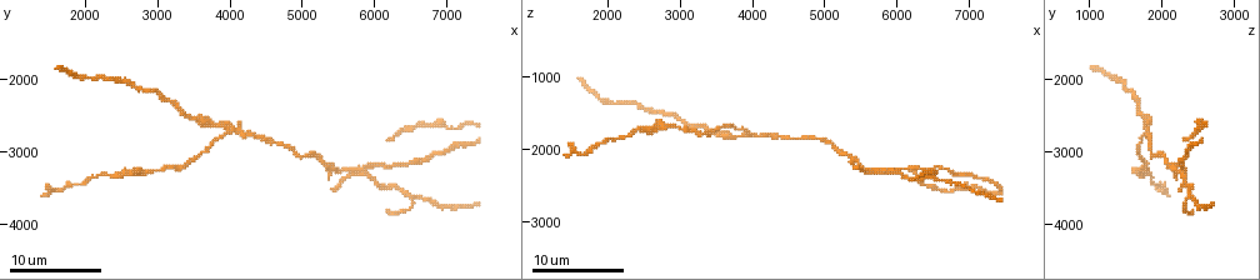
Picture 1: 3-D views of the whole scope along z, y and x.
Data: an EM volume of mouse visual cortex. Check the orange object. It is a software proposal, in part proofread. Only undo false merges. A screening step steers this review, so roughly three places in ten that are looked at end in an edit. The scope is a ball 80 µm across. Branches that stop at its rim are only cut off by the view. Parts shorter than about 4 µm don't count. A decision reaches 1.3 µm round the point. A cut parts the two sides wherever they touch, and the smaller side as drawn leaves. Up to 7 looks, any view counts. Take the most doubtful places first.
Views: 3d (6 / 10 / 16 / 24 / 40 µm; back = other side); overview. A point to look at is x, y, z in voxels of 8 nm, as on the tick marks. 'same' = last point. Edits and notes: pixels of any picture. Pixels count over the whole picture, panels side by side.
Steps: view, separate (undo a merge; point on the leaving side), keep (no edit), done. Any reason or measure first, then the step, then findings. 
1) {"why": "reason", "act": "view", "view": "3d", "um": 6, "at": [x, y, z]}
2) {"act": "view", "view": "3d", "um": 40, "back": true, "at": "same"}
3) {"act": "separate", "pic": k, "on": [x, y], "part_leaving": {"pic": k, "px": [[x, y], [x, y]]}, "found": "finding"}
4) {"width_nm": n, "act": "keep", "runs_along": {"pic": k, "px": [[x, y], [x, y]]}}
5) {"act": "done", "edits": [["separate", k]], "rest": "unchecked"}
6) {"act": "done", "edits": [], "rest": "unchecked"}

{"why": "side arm on a straight run", "act": "view", "view": "3d", "um": 6, "at": [5900, 3250, 2300]}

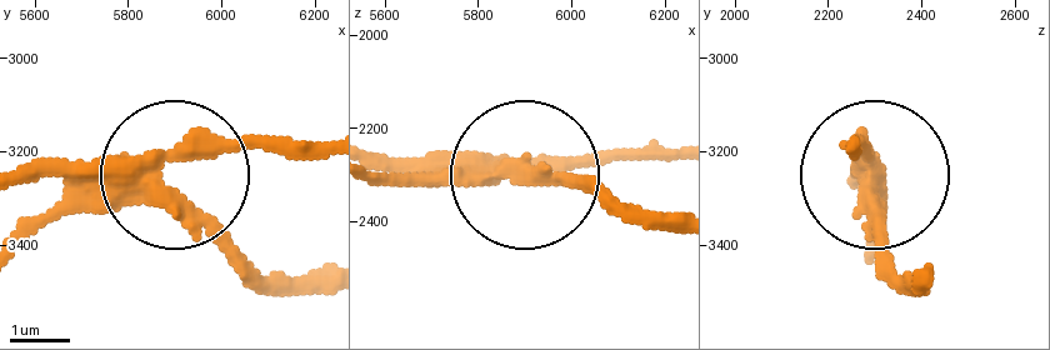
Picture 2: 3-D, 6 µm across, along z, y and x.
{"act": "view", "view": "3d", "um": 6, "back": true, "at": [5860, 3260, 2290]}

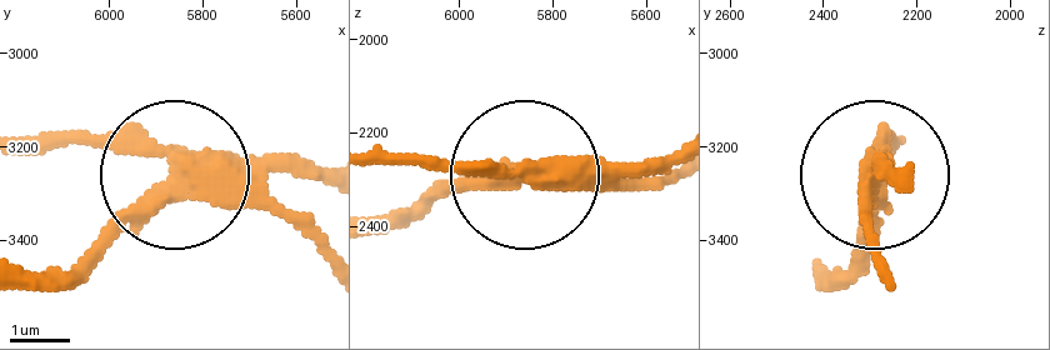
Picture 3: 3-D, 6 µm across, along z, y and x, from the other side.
{"width_nm": 350, "act": "separate", "pic": 3, "on": [124, 124], "part_leaving": {"pic": 3, "px": [[205, 158], [30, 143]]}, "found": "two neurons meet here"}

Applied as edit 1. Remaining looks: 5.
{"why": "redraw", "act": "view", "view": "overview"}

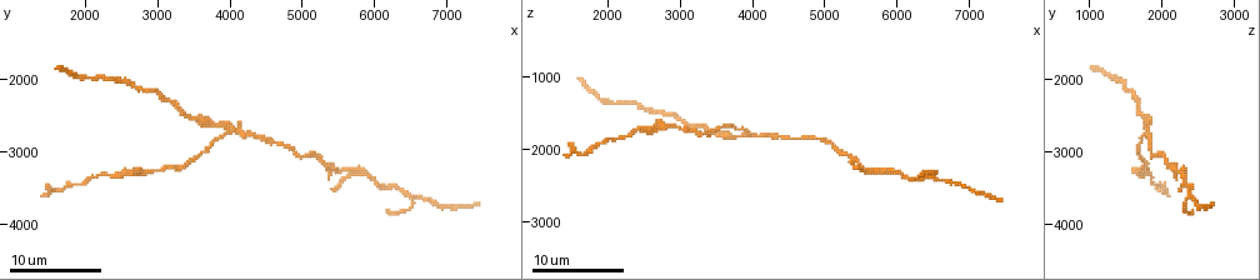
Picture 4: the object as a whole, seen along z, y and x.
{"why": "small branch off a trunk", "act": "view", "view": "3d", "um": 6, "at": [3950, 2700, 1750]}

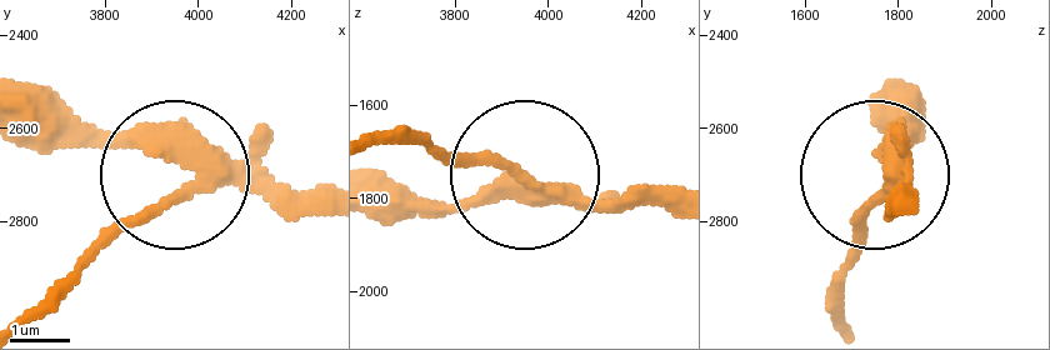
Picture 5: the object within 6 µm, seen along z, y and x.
{"arms": 3, "act": "separate", "pic": 5, "on": [153, 214], "found": "two neurons meet here"}

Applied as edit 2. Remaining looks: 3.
{"why": "see it whole again", "act": "view", "view": "overview"}

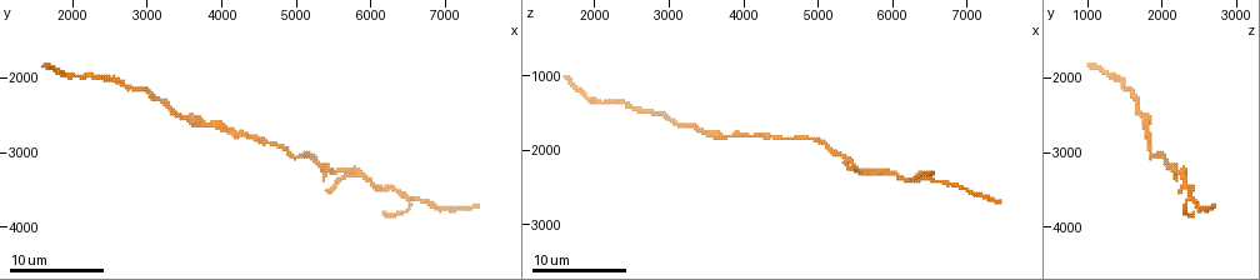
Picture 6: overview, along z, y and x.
{"why": "thick turns thin", "act": "view", "view": "3d", "um": 16, "at": [6450, 3550, 2400]}

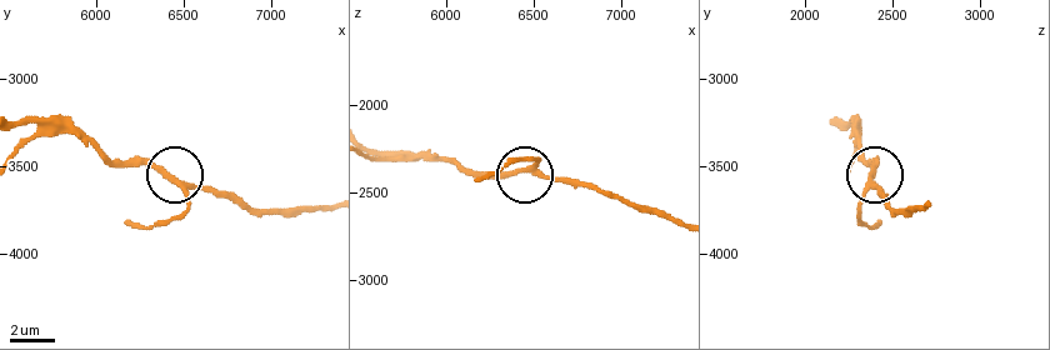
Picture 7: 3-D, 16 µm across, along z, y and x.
{"act": "keep", "runs_along": {"pic": 7, "px": [[374, 150], [414, 150], [481, 173], [585, 184]]}, "found": "continuous, no second neuron"}

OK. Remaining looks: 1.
{"act": "done", "edits": [["separate", 3], ["separate", 5]], "rest": "unchecked"}

